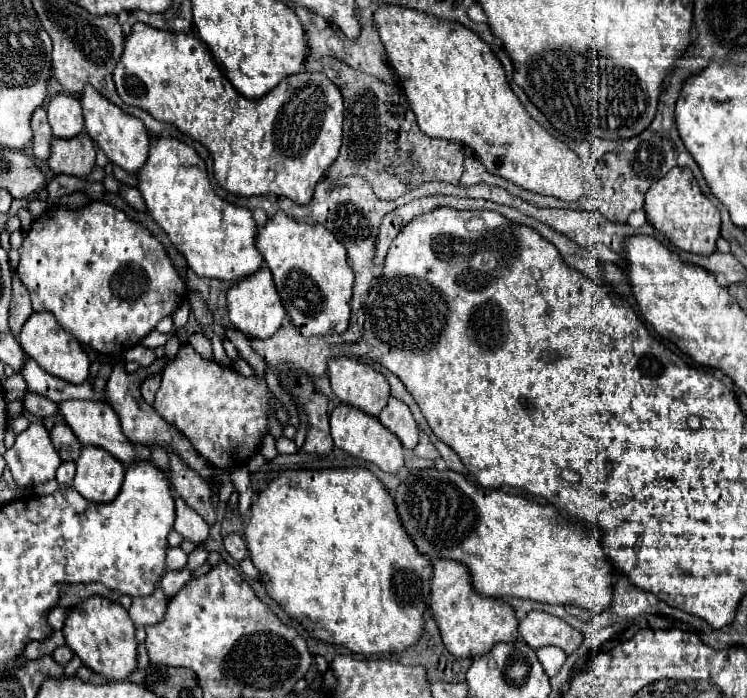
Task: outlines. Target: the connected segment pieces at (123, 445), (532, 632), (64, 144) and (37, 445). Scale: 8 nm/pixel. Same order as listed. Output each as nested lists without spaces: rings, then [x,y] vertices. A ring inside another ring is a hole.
[[[92,399],[62,401],[62,403],[58,403],[58,413],[64,417],[66,425],[74,431],[74,435],[80,439],[82,445],[98,445],[98,447],[106,449],[108,453],[112,453],[122,463],[130,463],[132,459],[136,459],[136,453],[134,453],[130,441],[126,439],[126,435],[120,429],[118,415],[106,401],[92,401]]]
[[[530,611],[526,617],[522,617],[518,623],[518,633],[532,649],[556,645],[564,649],[566,655],[570,655],[582,643],[580,631],[570,627],[564,619],[542,611]]]
[[[80,133],[72,139],[52,139],[50,159],[46,161],[56,175],[88,175],[94,167],[96,149],[94,141]]]
[[[30,423],[4,453],[4,459],[16,485],[30,489],[52,481],[58,465],[62,463],[52,447],[50,433],[40,423]]]

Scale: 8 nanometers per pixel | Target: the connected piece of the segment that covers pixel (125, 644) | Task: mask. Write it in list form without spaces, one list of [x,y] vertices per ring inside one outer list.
[[[94,595],[68,611],[66,623],[62,627],[66,645],[82,659],[86,667],[94,673],[110,679],[122,681],[136,669],[136,639],[134,639],[134,625],[128,617],[128,611],[108,597]]]

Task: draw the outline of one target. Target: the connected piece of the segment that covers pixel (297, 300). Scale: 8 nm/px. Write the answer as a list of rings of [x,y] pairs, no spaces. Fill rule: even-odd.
[[[278,211],[266,225],[258,227],[256,247],[274,275],[276,291],[286,313],[302,335],[312,337],[326,335],[330,331],[346,331],[354,273],[346,263],[346,249],[330,231],[326,231],[326,227],[298,223]]]

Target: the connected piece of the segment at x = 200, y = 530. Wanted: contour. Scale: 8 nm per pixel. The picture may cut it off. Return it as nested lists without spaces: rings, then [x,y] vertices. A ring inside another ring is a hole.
[[[174,493],[174,501],[176,501],[174,529],[188,541],[204,543],[208,539],[208,523],[194,509],[186,507],[186,503],[176,493]]]

